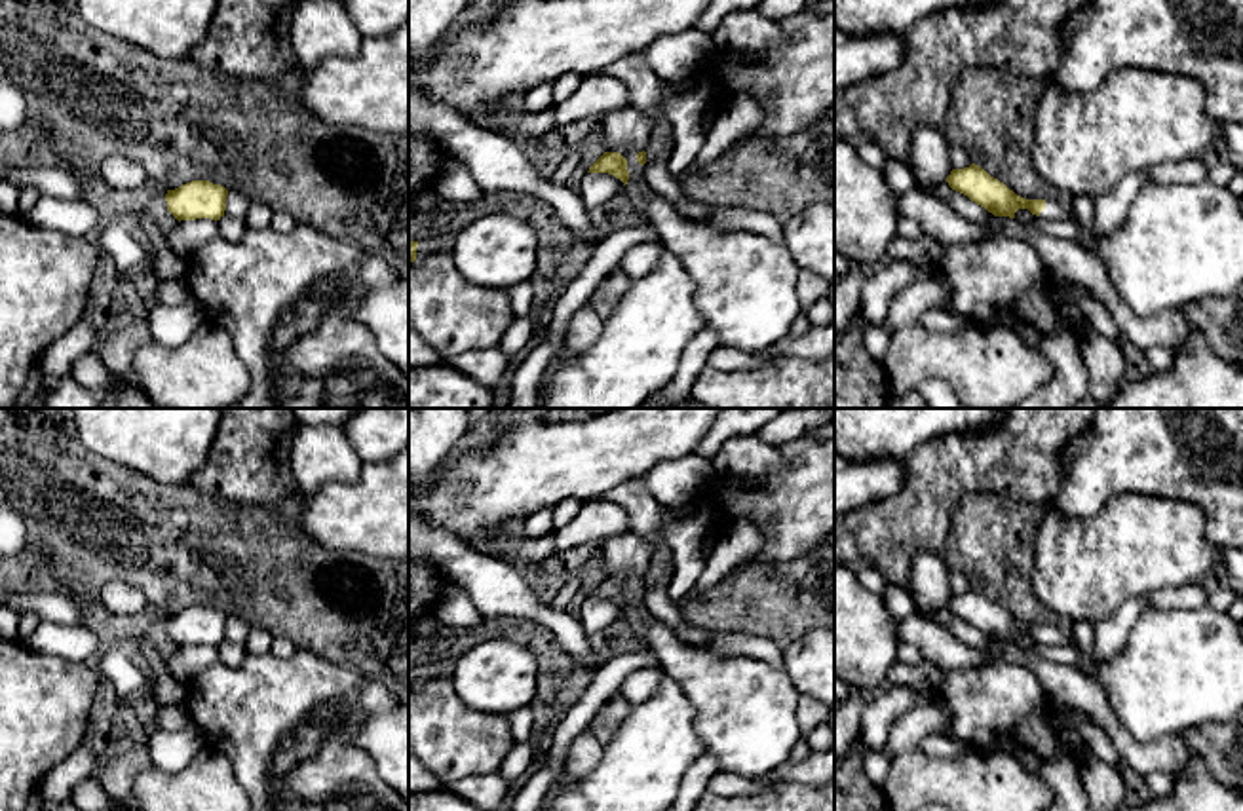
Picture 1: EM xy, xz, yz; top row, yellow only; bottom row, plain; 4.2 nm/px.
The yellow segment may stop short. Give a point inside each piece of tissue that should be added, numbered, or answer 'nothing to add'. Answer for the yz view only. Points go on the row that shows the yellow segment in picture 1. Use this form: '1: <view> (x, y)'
1: yz (1059, 207)

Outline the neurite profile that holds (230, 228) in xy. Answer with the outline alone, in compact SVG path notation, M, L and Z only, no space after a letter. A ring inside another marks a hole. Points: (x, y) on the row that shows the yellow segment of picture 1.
M220 217L219 220L219 236L230 243L238 243L247 232L247 224L243 218Z

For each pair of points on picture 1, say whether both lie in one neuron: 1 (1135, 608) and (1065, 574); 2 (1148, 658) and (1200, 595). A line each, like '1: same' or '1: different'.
1: different
2: different

